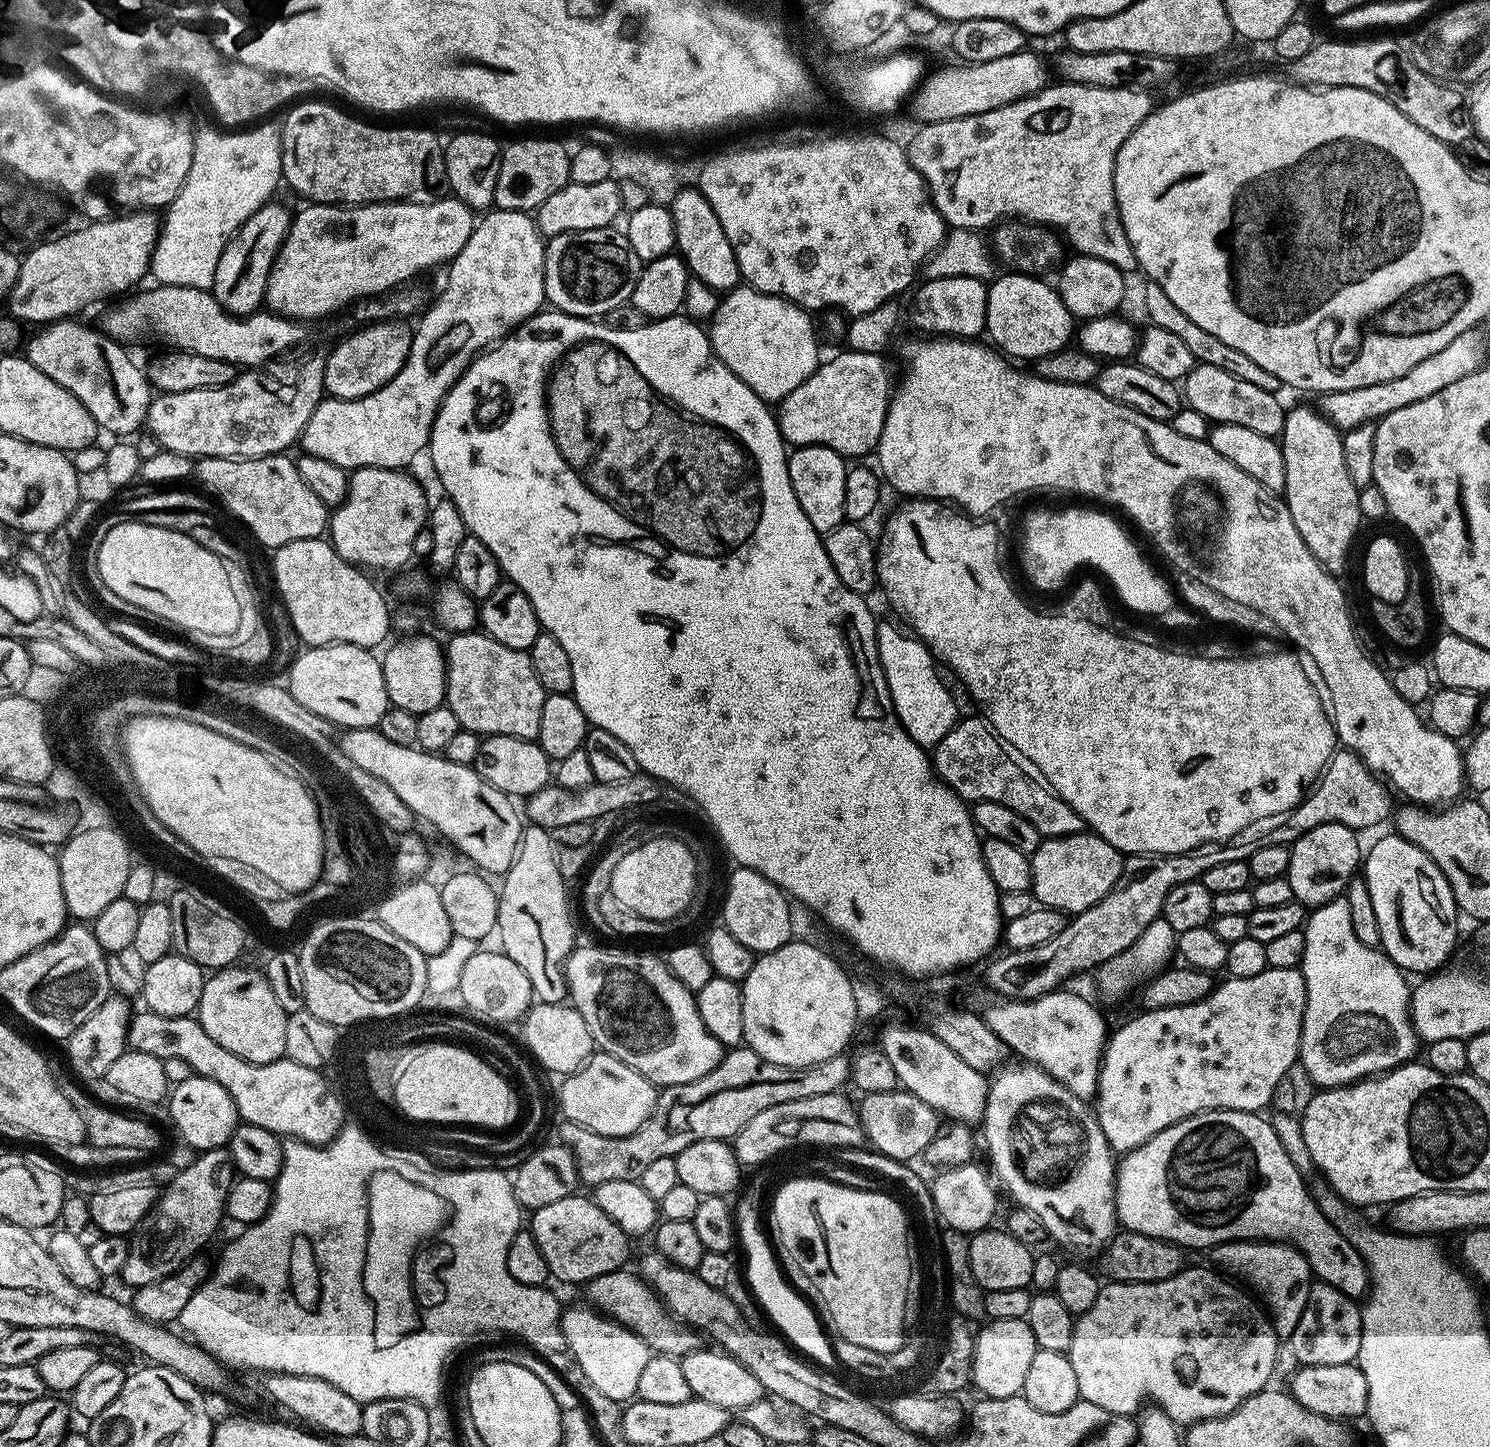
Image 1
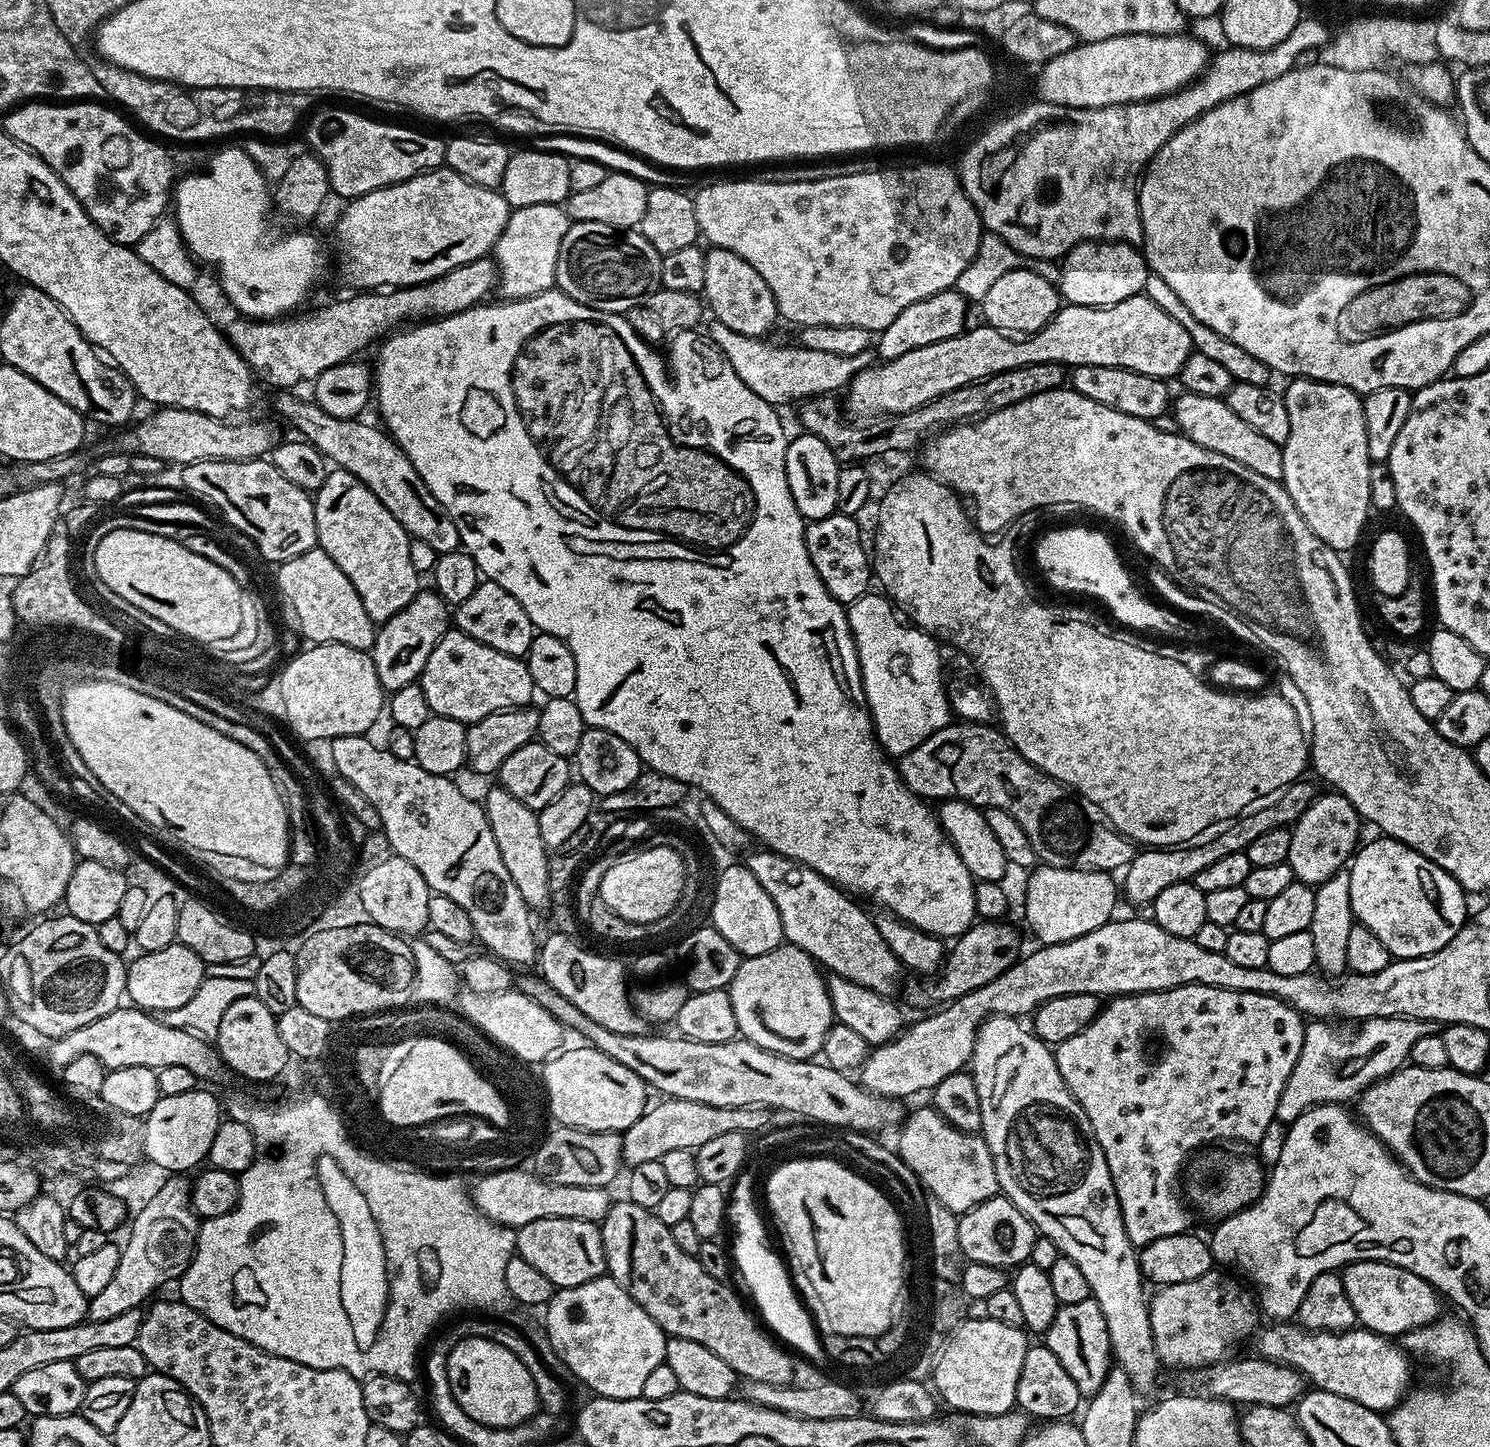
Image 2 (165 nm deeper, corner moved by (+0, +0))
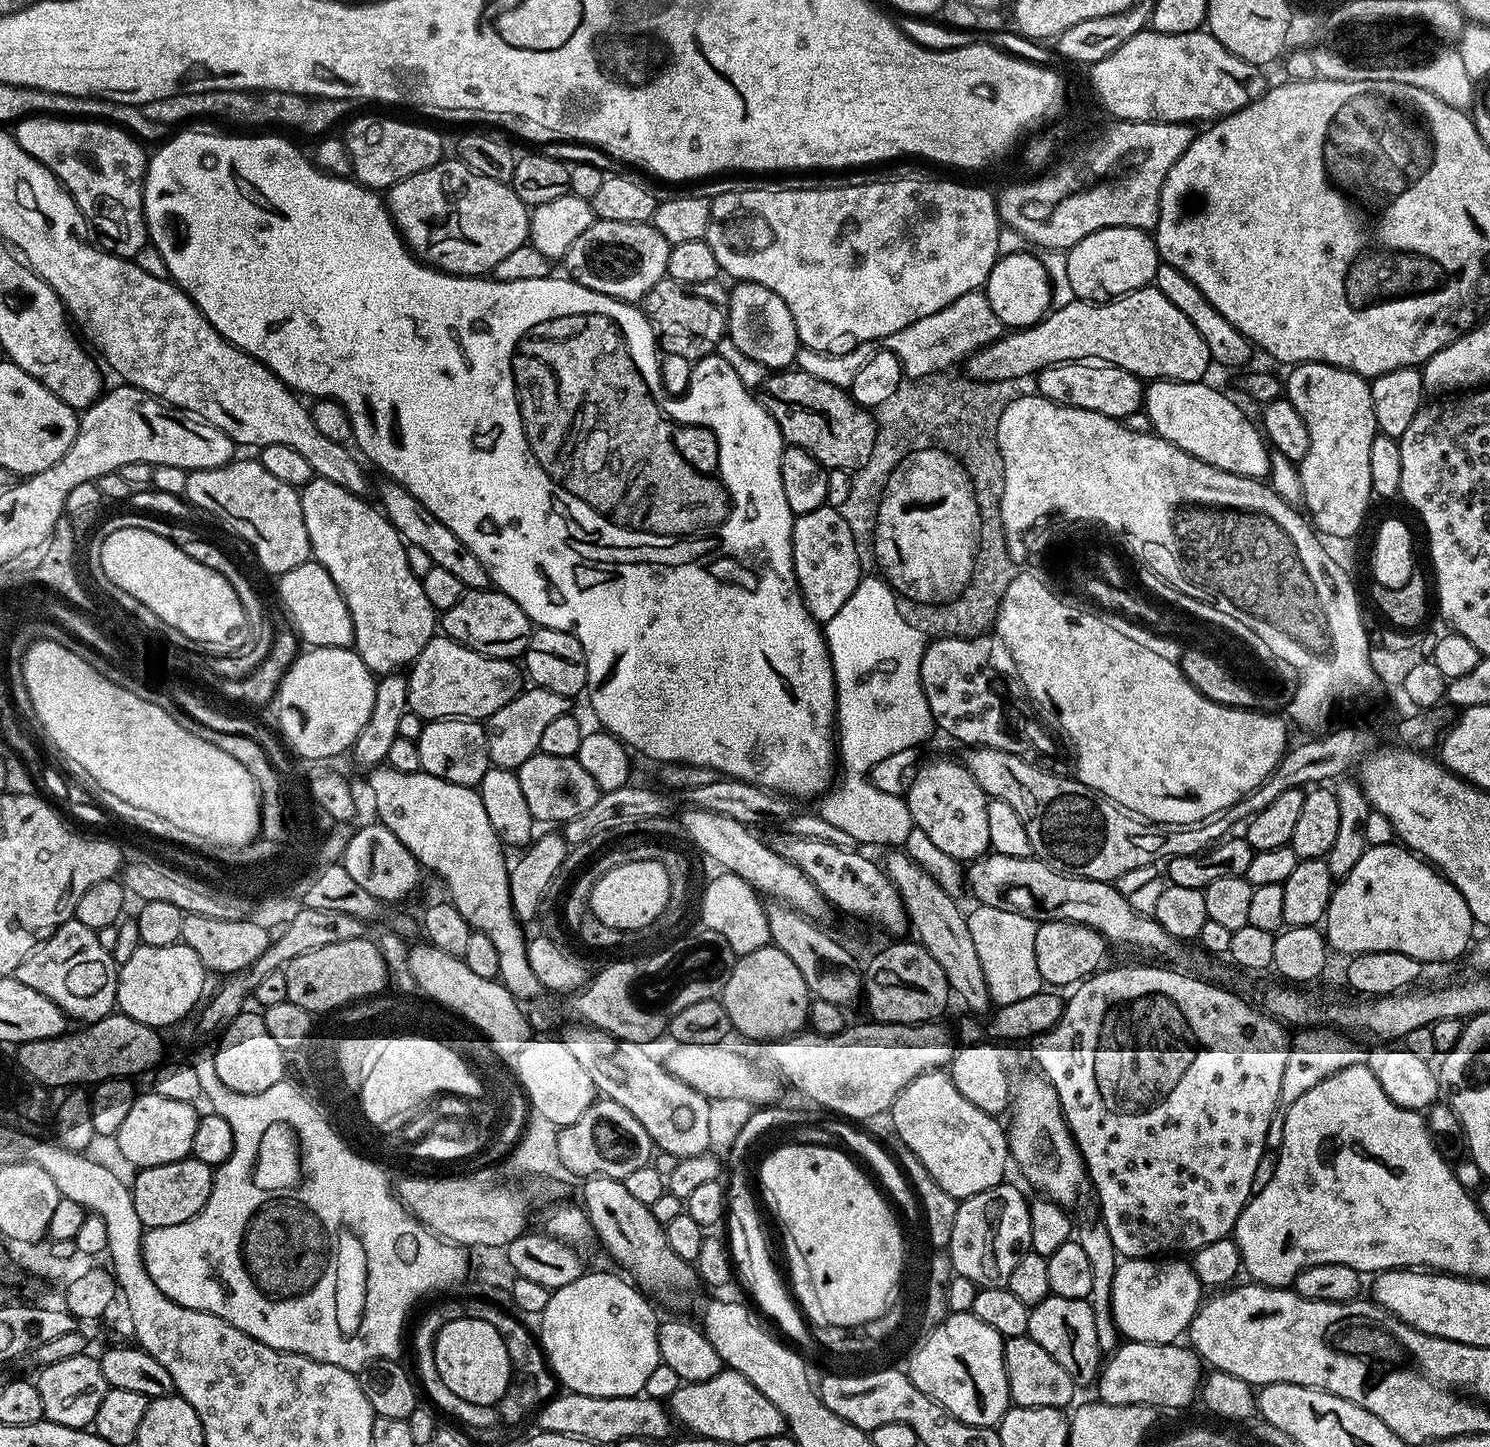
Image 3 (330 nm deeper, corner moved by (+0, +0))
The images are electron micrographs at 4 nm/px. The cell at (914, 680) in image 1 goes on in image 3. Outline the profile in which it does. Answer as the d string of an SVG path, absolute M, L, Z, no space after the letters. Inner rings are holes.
M865 575L863 579L861 579L860 585L858 586L858 590L854 590L854 594L850 594L850 599L846 601L846 606L842 606L842 610L838 610L838 614L834 614L834 618L830 618L830 622L826 625L823 625L822 631L824 634L824 639L828 642L828 653L830 654L830 658L832 659L832 673L834 674L834 682L836 683L836 726L834 729L835 735L838 737L838 764L842 769L842 776L844 772L844 781L839 784L835 790L829 791L827 795L823 797L819 801L820 804L820 816L825 820L826 823L829 824L832 828L837 828L838 831L841 832L844 836L849 836L852 841L857 845L860 844L892 844L888 846L904 846L904 843L907 842L908 839L911 838L912 832L914 836L914 825L912 823L912 815L910 814L910 810L908 809L908 801L904 796L891 796L890 794L882 794L882 790L878 790L875 786L873 786L872 781L870 779L872 775L872 768L874 766L878 766L878 762L884 761L885 758L890 758L890 754L898 754L898 750L910 750L911 748L919 749L921 747L920 743L923 742L924 739L927 738L931 732L934 732L934 725L932 722L932 715L930 714L930 702L926 702L926 694L922 690L922 674L920 673L920 663L922 662L922 654L924 653L924 649L926 647L926 638L923 636L921 632L918 630L914 630L914 626L910 626L910 622L906 622L906 618L902 618L902 614L898 614L898 606L896 605L898 596L897 593L892 591L892 585L888 583L887 580L881 578L879 575L876 576L868 576Z

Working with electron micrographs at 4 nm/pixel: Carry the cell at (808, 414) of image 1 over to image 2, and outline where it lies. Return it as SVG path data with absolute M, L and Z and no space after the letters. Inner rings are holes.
M1143 294L1109 308L1065 303L1042 330L1027 338L1017 338L999 328L983 327L969 327L954 338L946 338L946 342L918 346L918 350L902 354L902 358L876 362L861 369L846 387L847 411L856 418L906 414L942 394L950 394L950 390L958 390L958 386L985 380L1002 370L1018 370L1018 366L1030 366L1034 362L1058 362L1072 368L1129 368L1138 374L1168 380L1179 377L1186 358L1194 351L1185 328Z

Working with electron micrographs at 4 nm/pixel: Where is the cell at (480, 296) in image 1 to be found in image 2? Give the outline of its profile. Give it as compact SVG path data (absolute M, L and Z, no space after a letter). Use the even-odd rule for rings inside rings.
M558 204L517 208L509 215L506 230L502 230L494 249L498 292L504 300L521 300L553 291L558 250L562 250L569 223L567 211Z

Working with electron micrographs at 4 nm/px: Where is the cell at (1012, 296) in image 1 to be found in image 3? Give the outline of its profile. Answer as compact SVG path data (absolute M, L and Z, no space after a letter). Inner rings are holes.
M1012 252L1001 255L990 270L986 285L988 306L1009 329L1030 328L1043 320L1053 307L1052 280L1048 268L1036 256L1028 252Z

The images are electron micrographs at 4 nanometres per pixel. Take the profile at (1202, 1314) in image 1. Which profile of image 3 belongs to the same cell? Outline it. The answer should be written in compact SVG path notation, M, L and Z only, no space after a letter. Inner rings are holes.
M1049 1294L1045 1300L1031 1305L1028 1334L1031 1340L1038 1342L1066 1374L1078 1386L1091 1385L1098 1375L1102 1364L1102 1353L1098 1344L1098 1335L1094 1324L1094 1311L1088 1300L1058 1298Z

